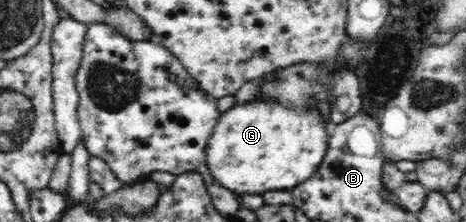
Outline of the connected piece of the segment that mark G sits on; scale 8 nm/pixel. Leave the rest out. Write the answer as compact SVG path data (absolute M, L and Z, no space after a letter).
M277 101L236 103L221 115L207 141L208 171L216 183L236 195L291 190L323 163L330 128L317 110L301 112Z

